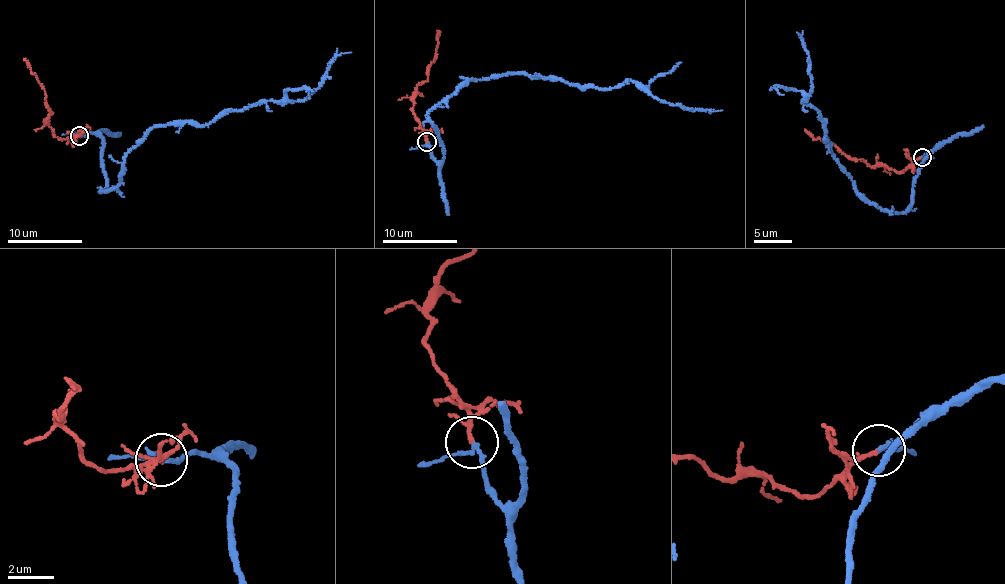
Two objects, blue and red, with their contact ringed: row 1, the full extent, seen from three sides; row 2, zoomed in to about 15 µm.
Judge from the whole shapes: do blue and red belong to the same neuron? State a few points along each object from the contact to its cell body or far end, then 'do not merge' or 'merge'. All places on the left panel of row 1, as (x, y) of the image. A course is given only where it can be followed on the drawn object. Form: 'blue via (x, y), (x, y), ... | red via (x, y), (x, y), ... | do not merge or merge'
blue via (80, 135), (104, 143), (103, 192), (117, 186), (125, 157), (153, 128), (299, 101), (351, 52) | red via (80, 135), (64, 139), (54, 134), (45, 122), (52, 112), (23, 58) | merge

